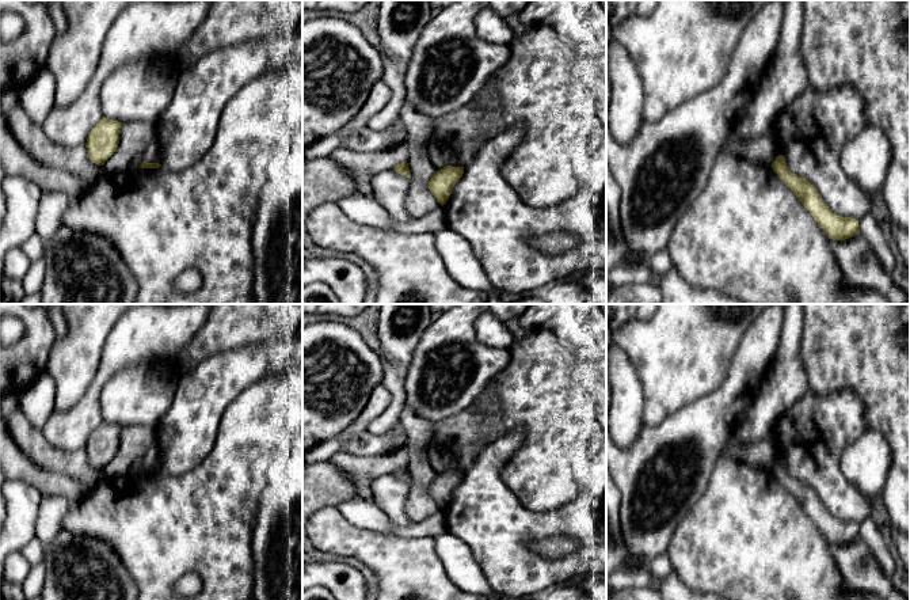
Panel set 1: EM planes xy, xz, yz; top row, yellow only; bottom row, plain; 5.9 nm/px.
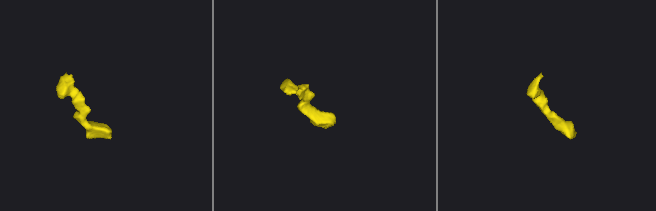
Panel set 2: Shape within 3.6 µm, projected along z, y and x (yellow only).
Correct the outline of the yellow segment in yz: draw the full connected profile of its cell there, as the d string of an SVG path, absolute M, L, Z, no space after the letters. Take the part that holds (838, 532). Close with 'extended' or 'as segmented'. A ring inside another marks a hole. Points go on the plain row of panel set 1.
M778 459L770 471L811 517L829 543L845 544L860 538L858 524L833 517L814 489L788 474L783 459Z; as segmented

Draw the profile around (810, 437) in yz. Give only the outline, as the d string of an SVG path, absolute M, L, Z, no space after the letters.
M810 390L772 432L788 474L814 489L833 517L856 524L871 517L871 498L844 476L841 455L865 432L864 413L852 390L827 395Z

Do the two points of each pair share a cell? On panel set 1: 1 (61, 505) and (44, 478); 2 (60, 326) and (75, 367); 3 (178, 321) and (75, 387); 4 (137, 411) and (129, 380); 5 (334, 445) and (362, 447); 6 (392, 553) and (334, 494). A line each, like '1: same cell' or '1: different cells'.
1: different cells
2: different cells
3: different cells
4: same cell
5: different cells
6: different cells

